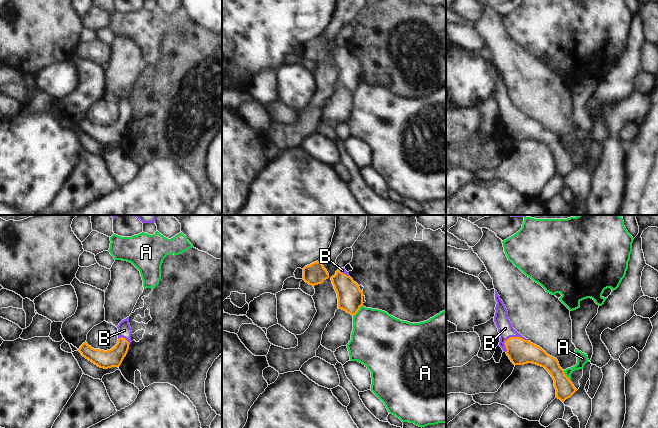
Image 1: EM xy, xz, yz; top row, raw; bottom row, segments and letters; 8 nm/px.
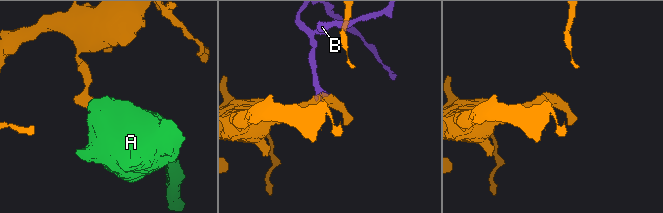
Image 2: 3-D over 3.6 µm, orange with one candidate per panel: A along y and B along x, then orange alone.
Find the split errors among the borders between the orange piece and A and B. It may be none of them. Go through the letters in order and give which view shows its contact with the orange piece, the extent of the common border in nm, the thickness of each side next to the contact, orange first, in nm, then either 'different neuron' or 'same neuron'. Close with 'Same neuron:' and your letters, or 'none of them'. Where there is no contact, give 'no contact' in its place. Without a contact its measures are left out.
A: contact in xz; length 120 nm; calibres 200 and 400 nm; different neuron
B: contact in yz; length 200 nm; calibres 200 and 120 nm; same neuron
Same neuron: B

